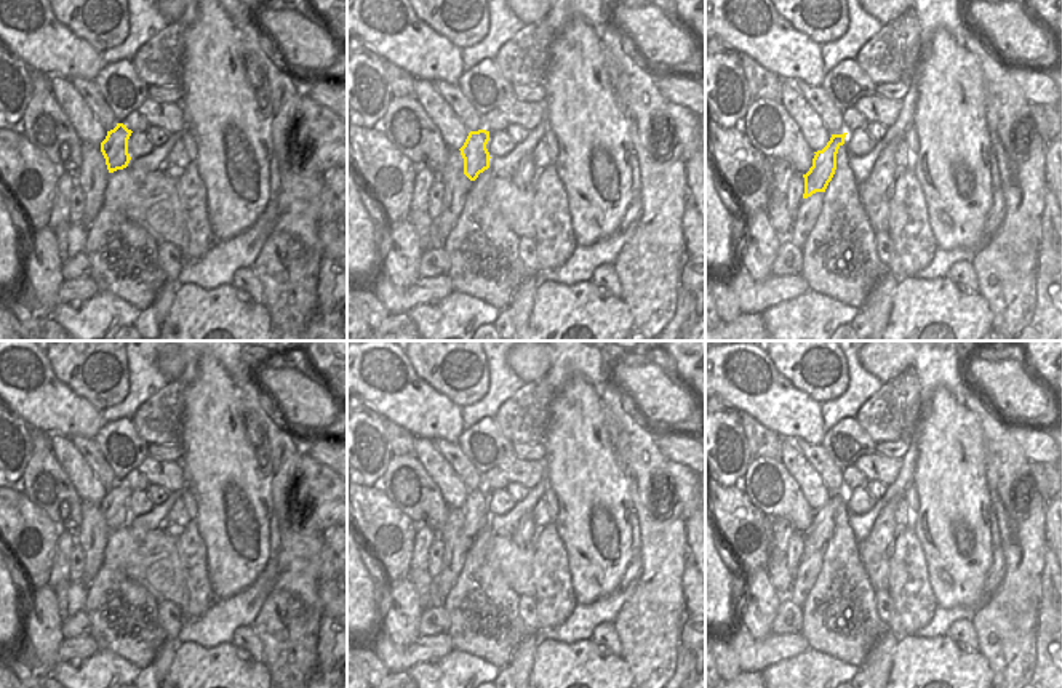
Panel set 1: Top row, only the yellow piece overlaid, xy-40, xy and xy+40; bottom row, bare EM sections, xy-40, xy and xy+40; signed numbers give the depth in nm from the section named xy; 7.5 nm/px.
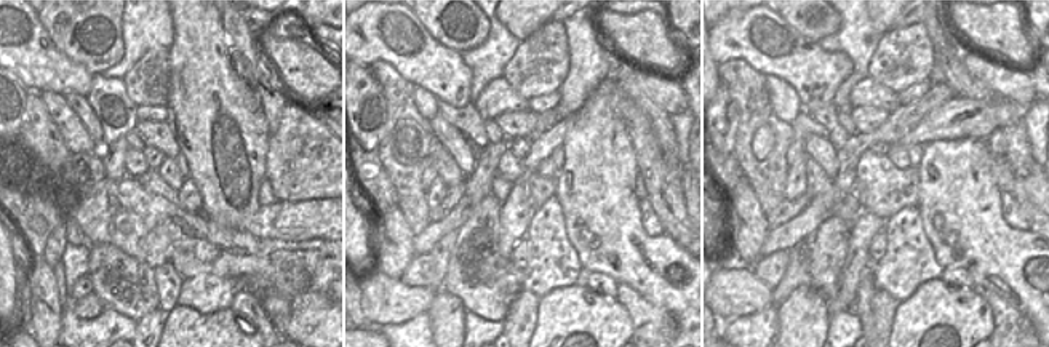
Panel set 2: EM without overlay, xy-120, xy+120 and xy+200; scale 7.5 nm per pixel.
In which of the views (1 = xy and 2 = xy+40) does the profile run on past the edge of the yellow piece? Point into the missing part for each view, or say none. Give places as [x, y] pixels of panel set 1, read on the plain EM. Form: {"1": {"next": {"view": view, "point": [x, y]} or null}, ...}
{"1": {"next": null}, "2": {"next": null}}

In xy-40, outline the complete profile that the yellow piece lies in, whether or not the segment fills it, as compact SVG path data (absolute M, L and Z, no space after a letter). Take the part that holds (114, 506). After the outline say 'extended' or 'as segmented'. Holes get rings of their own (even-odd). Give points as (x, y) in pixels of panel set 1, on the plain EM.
M117 482L114 488L107 490L106 498L101 501L101 510L106 517L109 531L128 525L131 518L128 512L128 498L131 491L133 490L128 488L126 483Z | as segmented

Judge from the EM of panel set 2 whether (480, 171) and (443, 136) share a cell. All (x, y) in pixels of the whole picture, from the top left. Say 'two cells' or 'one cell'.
two cells

